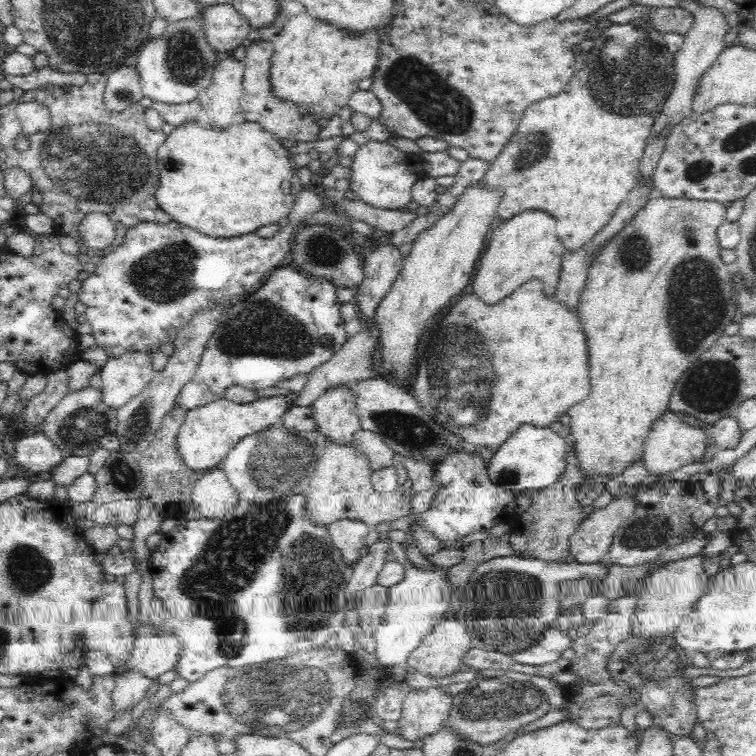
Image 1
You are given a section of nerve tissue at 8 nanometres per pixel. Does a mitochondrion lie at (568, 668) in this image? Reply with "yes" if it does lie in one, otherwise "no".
no

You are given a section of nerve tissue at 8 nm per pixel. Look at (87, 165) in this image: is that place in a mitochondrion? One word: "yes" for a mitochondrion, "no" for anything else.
yes

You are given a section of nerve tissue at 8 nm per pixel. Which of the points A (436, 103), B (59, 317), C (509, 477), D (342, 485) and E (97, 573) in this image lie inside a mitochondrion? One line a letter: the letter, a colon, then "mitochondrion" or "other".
A: mitochondrion
B: other
C: mitochondrion
D: other
E: other

